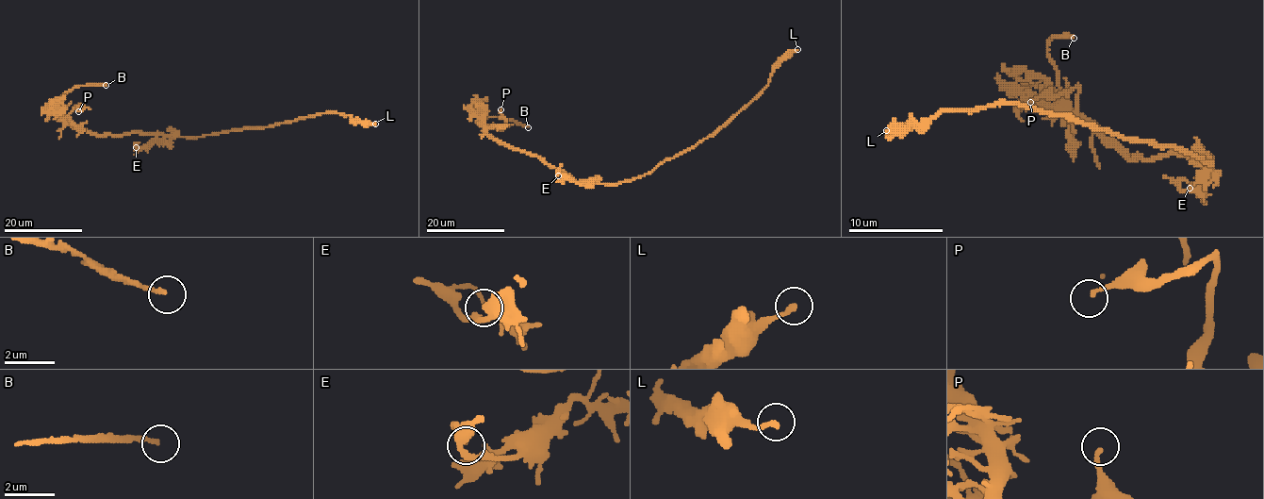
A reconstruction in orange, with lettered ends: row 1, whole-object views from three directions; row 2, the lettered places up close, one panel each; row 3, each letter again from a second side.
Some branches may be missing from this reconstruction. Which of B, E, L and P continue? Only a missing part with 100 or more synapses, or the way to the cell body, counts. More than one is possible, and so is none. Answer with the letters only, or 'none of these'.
B

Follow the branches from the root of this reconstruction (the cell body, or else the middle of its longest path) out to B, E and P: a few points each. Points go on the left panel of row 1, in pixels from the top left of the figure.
B: (197, 137), (141, 133), (98, 135), (76, 129), (55, 108), (74, 88), (106, 85)
E: (197, 137), (172, 137), (168, 141), (155, 141), (143, 149), (137, 149), (134, 144), (136, 147)
P: (197, 137), (141, 133), (98, 135), (76, 129), (64, 119), (82, 106), (78, 111)

